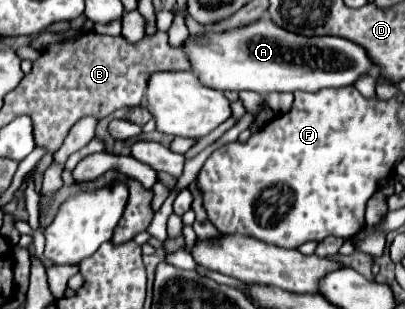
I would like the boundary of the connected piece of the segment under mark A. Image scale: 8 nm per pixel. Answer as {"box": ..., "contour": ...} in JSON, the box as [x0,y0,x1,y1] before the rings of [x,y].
{"box":[183,18,375,92],"contour":[[[269,18],[257,20],[223,34],[187,38],[183,50],[193,64],[191,72],[201,84],[217,90],[269,92],[317,92],[321,88],[353,86],[363,74],[371,74],[375,62],[365,48],[339,36],[301,36],[275,26]]]}

